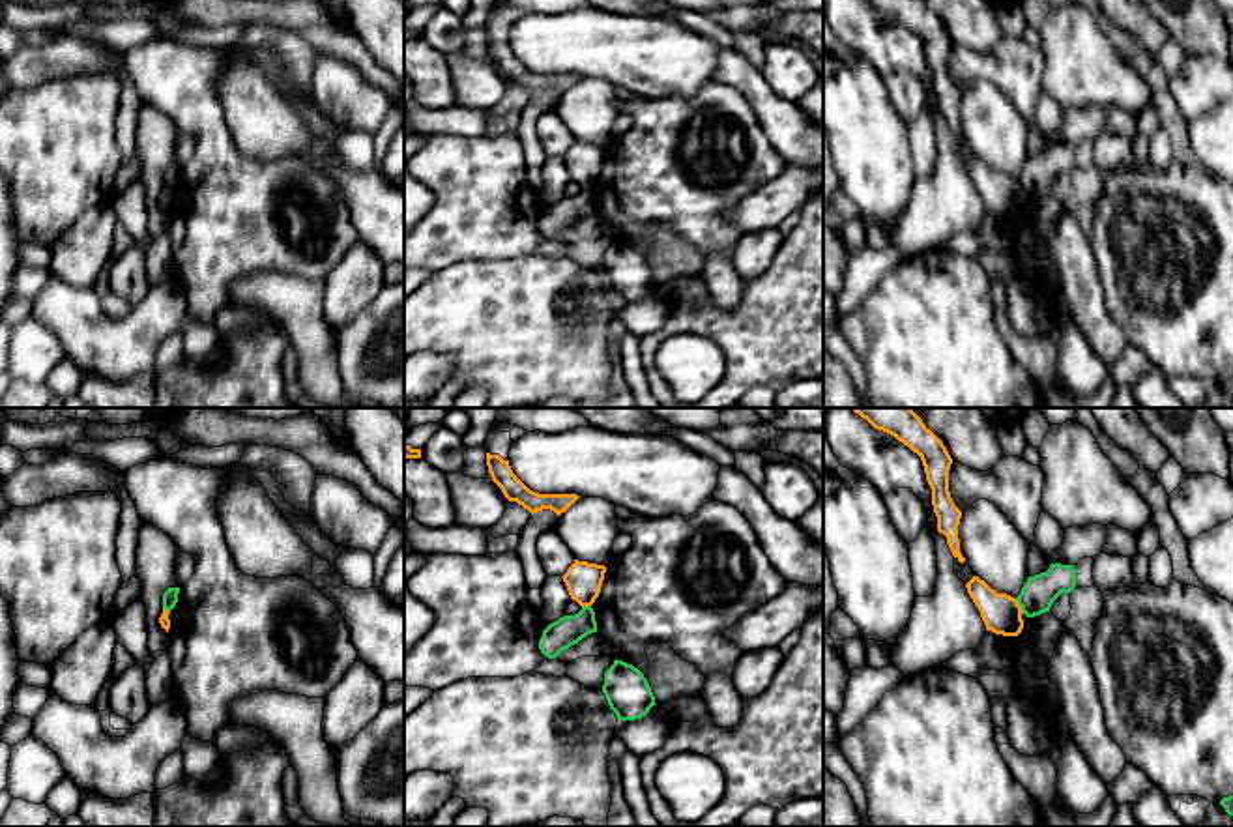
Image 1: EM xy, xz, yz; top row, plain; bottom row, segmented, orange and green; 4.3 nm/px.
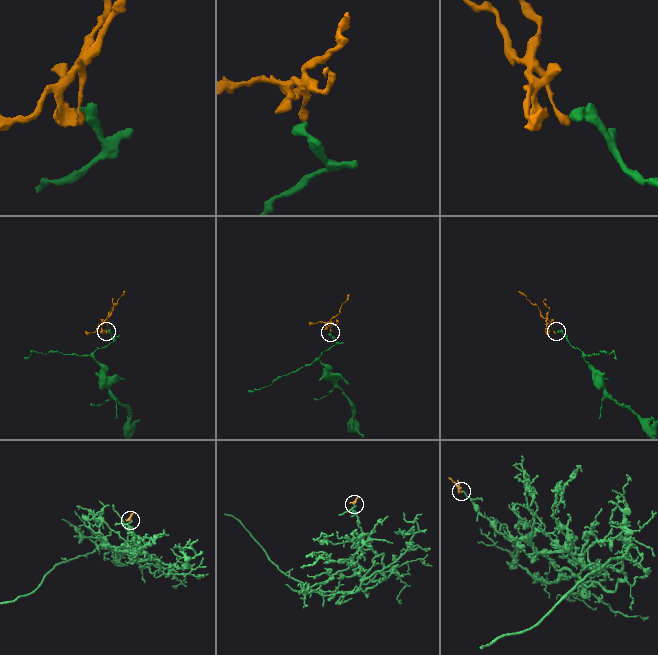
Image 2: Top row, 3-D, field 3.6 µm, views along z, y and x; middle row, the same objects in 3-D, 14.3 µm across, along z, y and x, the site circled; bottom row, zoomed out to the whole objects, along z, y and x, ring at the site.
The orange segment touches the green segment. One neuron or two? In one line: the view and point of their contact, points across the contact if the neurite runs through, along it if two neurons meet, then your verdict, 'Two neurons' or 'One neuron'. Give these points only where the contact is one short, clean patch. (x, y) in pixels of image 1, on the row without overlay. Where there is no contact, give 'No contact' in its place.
Touches orange at yz (1020, 188). Boundary: yz (1015, 180), (1024, 193). Two neurons

